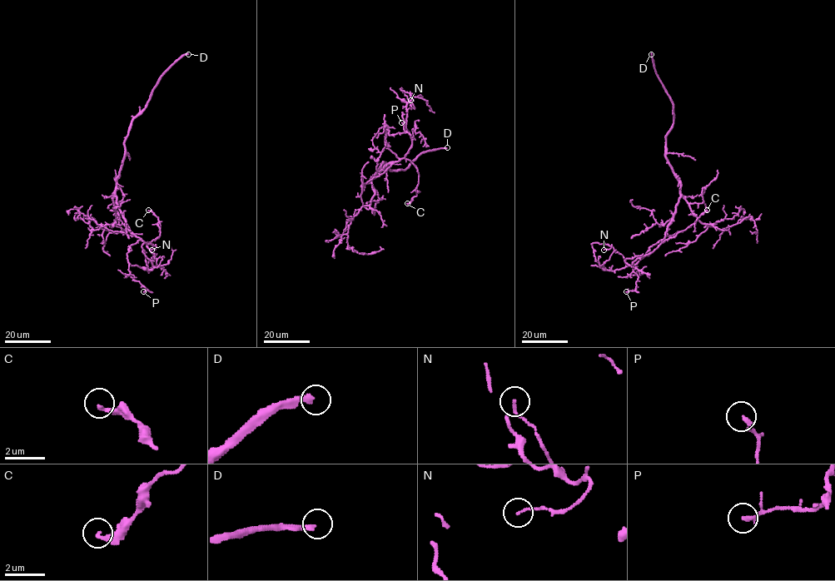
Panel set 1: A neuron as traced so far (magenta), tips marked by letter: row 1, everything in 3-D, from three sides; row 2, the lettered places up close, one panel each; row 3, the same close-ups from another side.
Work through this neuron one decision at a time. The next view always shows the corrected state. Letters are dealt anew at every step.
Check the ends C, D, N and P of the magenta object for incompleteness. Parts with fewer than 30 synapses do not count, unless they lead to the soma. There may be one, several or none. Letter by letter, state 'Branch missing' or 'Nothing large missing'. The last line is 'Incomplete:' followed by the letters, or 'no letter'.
C: Nothing large missing
D: Branch missing
N: Nothing large missing
P: Nothing large missing
Incomplete: D

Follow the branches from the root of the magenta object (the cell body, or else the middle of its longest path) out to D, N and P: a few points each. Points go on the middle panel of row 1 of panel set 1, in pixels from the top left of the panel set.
D: (377, 172), (383, 162), (392, 170), (405, 170), (422, 153), (447, 147)
N: (377, 172), (400, 161), (411, 146), (405, 122), (406, 105), (412, 98), (400, 88), (415, 108), (410, 100)
P: (377, 172), (387, 164), (399, 161), (389, 148), (385, 137), (387, 129), (390, 135), (405, 132), (401, 122)

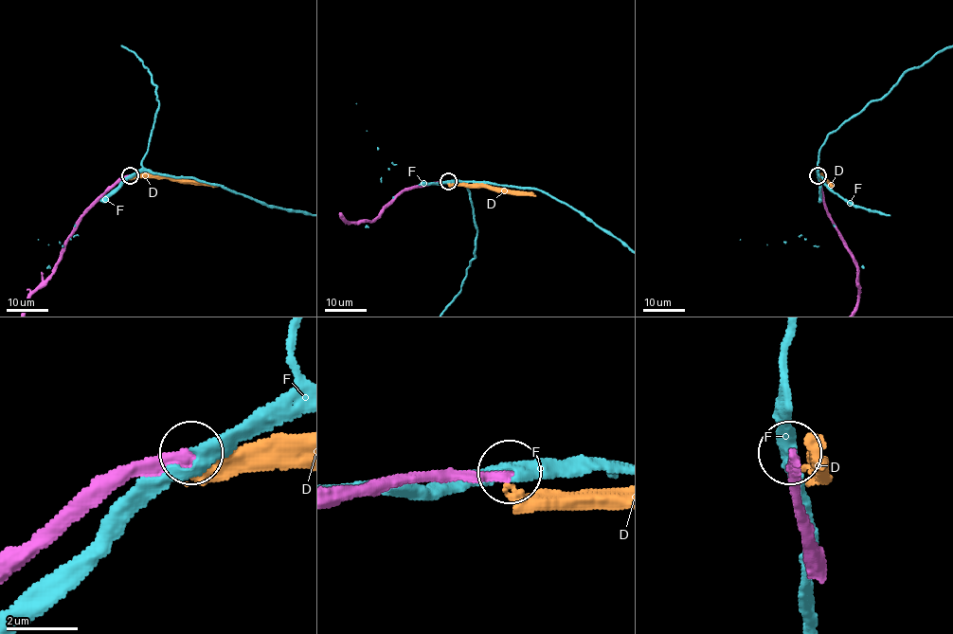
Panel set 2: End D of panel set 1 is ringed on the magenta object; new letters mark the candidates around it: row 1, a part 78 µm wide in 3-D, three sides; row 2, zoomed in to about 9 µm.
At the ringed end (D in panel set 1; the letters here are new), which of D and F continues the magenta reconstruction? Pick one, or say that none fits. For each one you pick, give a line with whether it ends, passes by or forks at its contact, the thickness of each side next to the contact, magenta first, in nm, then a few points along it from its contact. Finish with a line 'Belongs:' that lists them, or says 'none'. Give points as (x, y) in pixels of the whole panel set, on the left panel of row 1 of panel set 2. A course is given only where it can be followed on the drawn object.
Belongs: none

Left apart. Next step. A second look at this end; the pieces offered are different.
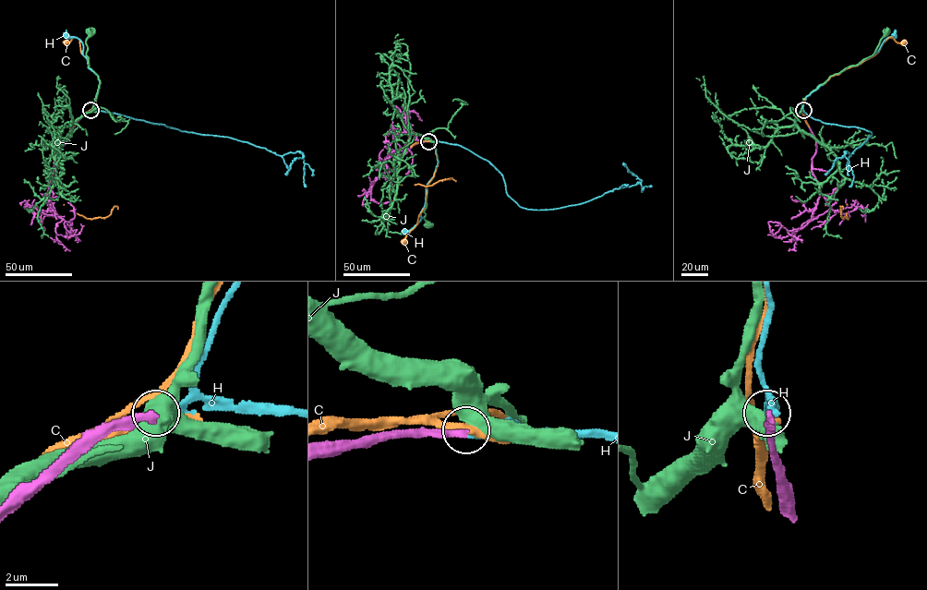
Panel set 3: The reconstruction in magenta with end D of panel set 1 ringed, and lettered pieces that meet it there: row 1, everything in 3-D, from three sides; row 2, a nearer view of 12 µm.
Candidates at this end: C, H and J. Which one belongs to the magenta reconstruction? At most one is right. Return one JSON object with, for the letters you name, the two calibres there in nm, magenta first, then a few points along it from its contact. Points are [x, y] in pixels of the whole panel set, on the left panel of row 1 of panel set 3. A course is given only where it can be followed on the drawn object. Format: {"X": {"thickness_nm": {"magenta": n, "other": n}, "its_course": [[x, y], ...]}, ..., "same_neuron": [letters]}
{"H": {"thickness_nm": {"magenta": 300, "other": 200}, "its_course": [[90, 111], [100, 80], [88, 67], [82, 43], [66, 35]]}, "same_neuron": ["H"]}

